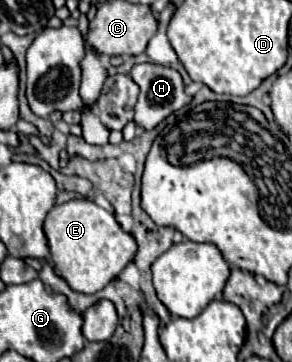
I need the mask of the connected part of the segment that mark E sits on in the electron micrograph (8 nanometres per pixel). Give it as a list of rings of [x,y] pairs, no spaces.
[[[88,198],[56,204],[46,214],[44,232],[50,246],[52,266],[74,292],[84,294],[94,294],[102,290],[110,280],[114,280],[122,272],[122,268],[128,262],[132,262],[138,250],[136,240],[120,228],[114,214],[100,208]]]

